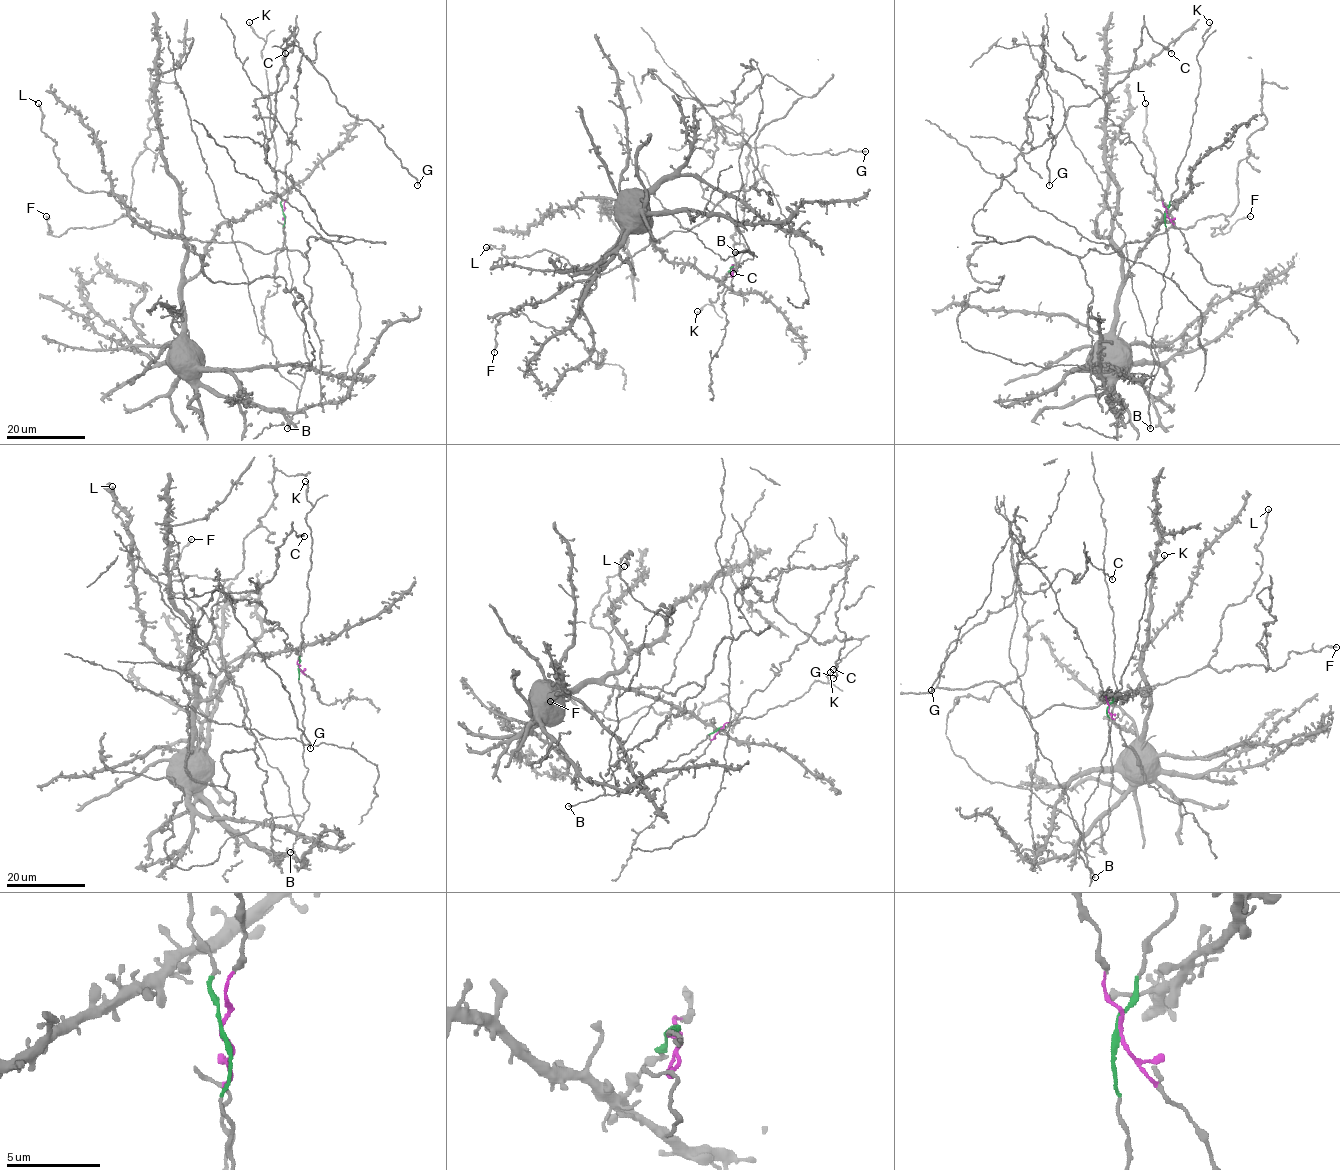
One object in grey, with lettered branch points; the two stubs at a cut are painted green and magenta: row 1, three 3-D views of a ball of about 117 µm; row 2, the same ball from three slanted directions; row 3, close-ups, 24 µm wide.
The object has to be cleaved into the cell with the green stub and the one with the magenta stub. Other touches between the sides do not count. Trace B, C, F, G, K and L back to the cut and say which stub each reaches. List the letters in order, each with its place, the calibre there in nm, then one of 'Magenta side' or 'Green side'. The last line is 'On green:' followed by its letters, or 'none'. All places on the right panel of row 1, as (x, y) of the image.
B: Place: (1150, 428). Thickness 300 nm. Green side
C: Place: (1171, 53). Thickness 160 nm. Magenta side
F: Place: (1250, 216). Thickness 200 nm. Magenta side
G: Place: (1049, 185). Thickness 200 nm. Magenta side
K: Place: (1209, 22). Thickness 140 nm. Green side
L: Place: (1145, 103). Thickness 240 nm. Magenta side
On green: B, K

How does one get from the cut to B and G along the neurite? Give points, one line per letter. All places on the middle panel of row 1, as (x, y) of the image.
B: (731, 267), (737, 270), (738, 264), (753, 258), (753, 252), (757, 256), (747, 250), (735, 251)
G: (731, 267), (745, 206), (743, 186), (749, 145), (773, 145), (786, 154), (839, 154), (848, 148), (865, 151)

